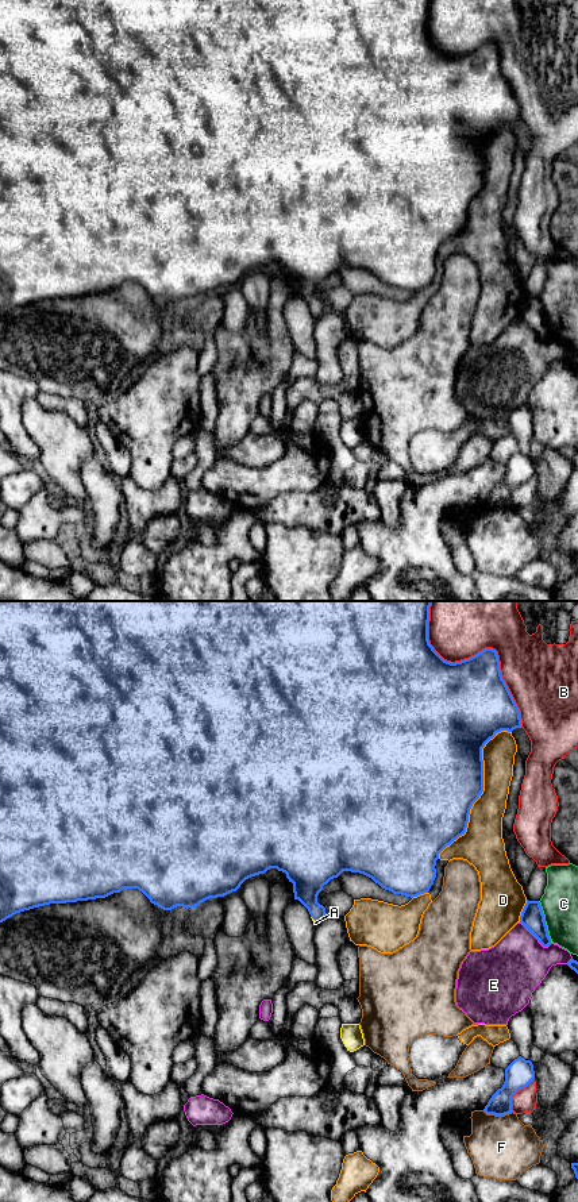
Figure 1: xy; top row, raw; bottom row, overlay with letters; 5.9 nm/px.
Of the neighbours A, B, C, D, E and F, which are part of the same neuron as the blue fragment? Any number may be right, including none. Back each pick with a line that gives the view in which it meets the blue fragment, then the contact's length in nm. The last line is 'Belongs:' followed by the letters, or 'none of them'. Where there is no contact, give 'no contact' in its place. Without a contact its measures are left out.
A: xy | 60 nm
Belongs: A

